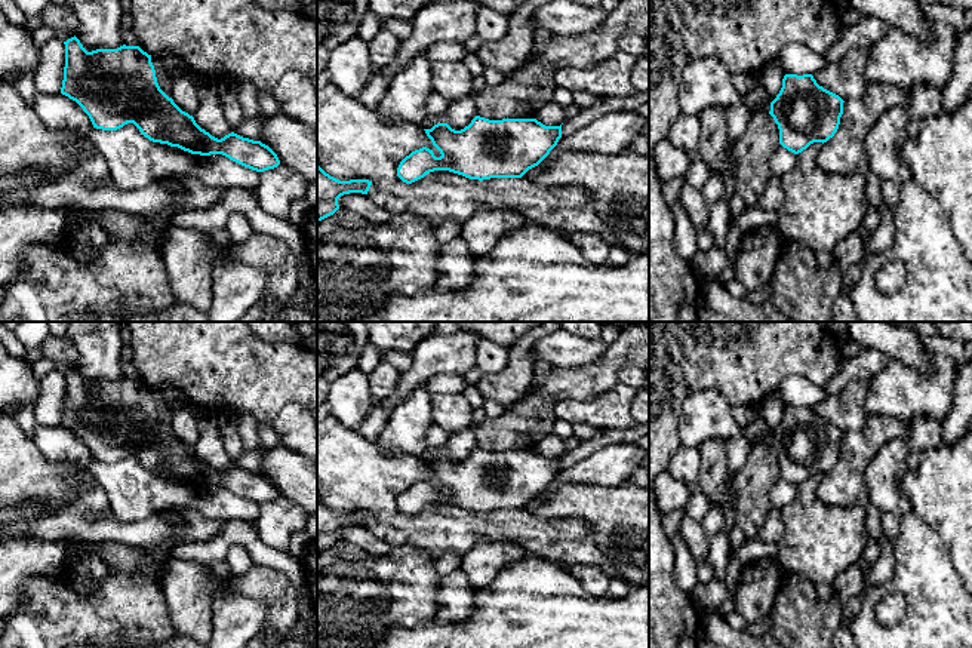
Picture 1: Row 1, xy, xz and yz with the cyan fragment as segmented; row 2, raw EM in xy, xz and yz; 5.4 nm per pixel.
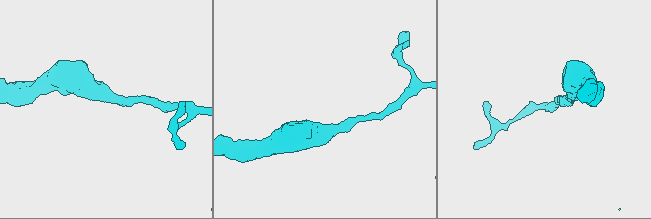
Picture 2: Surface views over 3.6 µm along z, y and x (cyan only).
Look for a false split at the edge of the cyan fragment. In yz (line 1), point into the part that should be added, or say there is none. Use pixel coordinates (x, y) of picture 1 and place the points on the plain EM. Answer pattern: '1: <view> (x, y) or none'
1: none

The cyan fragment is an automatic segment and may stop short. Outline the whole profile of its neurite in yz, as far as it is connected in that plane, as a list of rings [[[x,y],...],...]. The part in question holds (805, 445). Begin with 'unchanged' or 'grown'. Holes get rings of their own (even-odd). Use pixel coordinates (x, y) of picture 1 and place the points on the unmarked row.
unchanged | [[[785,406],[769,443],[779,461],[779,476],[799,486],[813,475],[827,475],[839,461],[843,434],[839,427],[819,418],[812,406]]]

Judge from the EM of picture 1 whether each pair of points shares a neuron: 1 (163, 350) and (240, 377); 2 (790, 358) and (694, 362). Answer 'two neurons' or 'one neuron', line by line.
1: one neuron
2: one neuron

